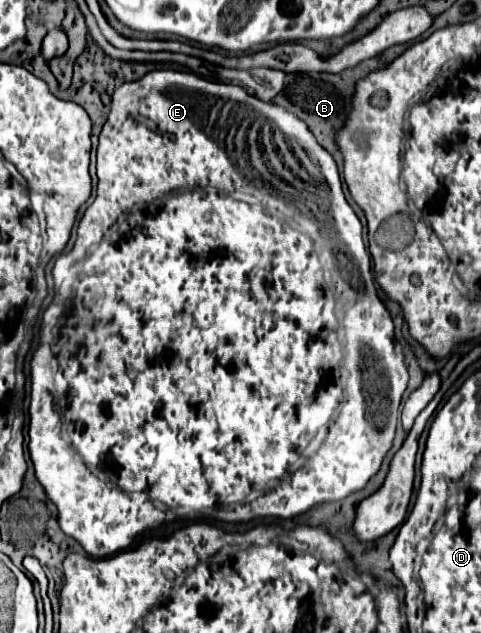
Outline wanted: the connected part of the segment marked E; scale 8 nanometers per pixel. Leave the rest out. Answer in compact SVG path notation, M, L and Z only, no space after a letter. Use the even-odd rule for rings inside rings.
M154 70L142 76L140 80L126 82L114 90L112 108L100 132L96 174L98 174L96 200L86 208L80 220L74 248L60 255L66 256L62 264L72 262L72 270L68 270L66 266L58 270L76 272L76 274L68 274L68 278L64 278L60 286L56 286L54 282L54 290L58 290L58 296L66 298L64 314L60 314L58 318L54 338L52 336L40 338L40 346L33 353L30 362L29 421L34 422L30 430L30 458L36 470L36 480L42 484L48 500L58 508L58 522L60 522L62 532L78 540L80 546L90 556L104 558L104 556L130 548L140 534L148 530L164 528L168 522L176 520L176 512L180 508L186 508L192 514L196 512L202 516L212 516L222 522L246 524L254 518L286 520L290 516L304 514L310 508L320 506L324 502L340 502L348 498L350 494L362 490L368 484L368 480L380 470L384 456L392 448L394 434L396 434L398 406L400 406L400 398L408 386L410 376L408 376L408 368L404 362L404 348L394 338L392 316L376 292L376 282L374 282L372 268L370 268L370 254L366 252L366 246L362 242L360 218L356 216L356 212L344 198L342 182L340 182L340 174L338 174L338 166L334 158L326 154L326 150L322 150L322 146L318 144L318 140L314 138L306 122L298 120L294 114L290 114L282 106L266 104L254 98L242 86L208 82L190 72ZM174 186L202 187L194 188L194 190L184 190L184 188L174 190ZM106 226L114 226L114 228L110 230L110 234L104 236ZM92 244L96 244L96 248L92 252L86 252L86 246L92 246ZM346 258L350 260L348 264L352 268L352 276L356 276L352 278L350 288L354 288L358 296L350 296L350 290L346 286ZM354 298L358 298L358 304L360 304L358 306L358 352L364 352L362 356L364 360L362 362L364 364L364 412L362 414L360 410L354 412L350 406L348 406L348 412L342 412L346 404L346 386L350 380L350 370L346 368L346 344L348 344L346 320L348 320L348 312L352 316ZM282 478L286 480L278 488L266 490L270 482L282 480ZM252 492L264 492L264 494L252 502L246 502L246 498ZM160 502L168 510L156 510Z

